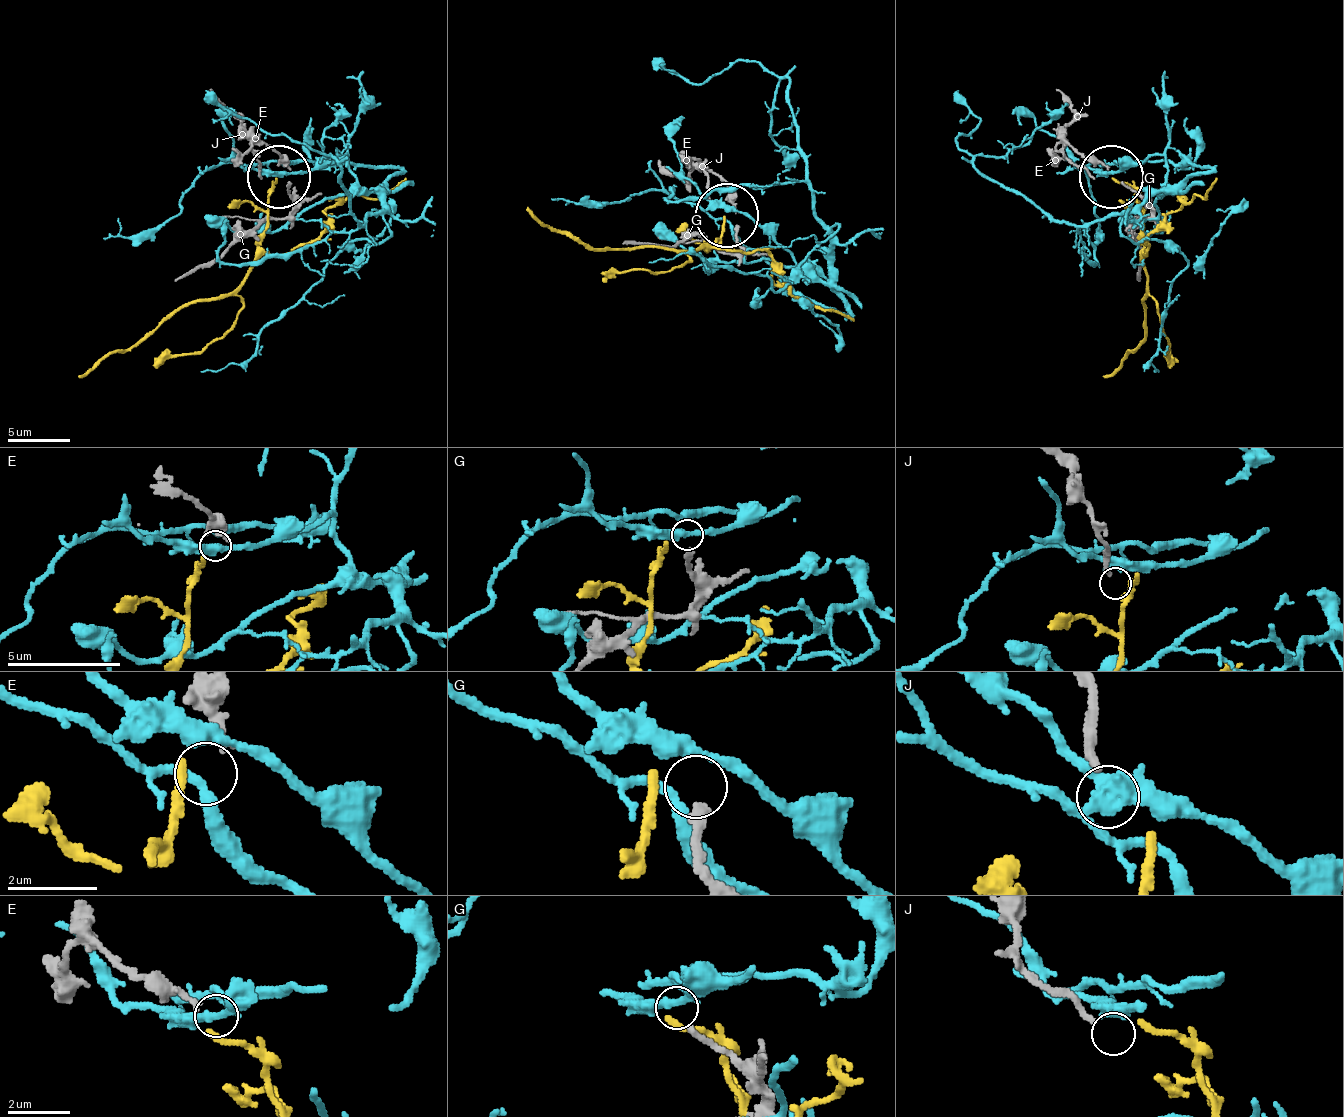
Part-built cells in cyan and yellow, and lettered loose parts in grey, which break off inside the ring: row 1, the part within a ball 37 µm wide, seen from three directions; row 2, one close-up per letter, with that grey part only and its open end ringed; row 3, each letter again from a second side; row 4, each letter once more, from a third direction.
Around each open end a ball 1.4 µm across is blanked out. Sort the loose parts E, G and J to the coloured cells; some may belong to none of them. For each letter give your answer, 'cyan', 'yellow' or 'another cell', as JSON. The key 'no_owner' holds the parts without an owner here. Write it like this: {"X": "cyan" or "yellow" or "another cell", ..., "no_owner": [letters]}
{"E": "yellow", "G": "another cell", "J": "another cell", "no_owner": ["G", "J"]}

